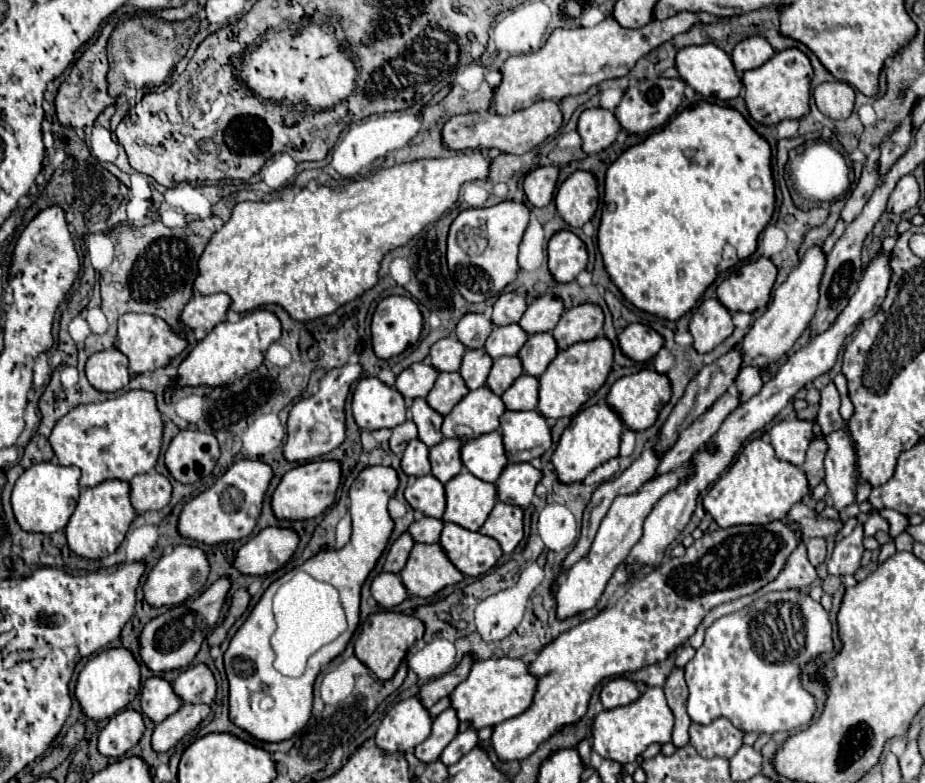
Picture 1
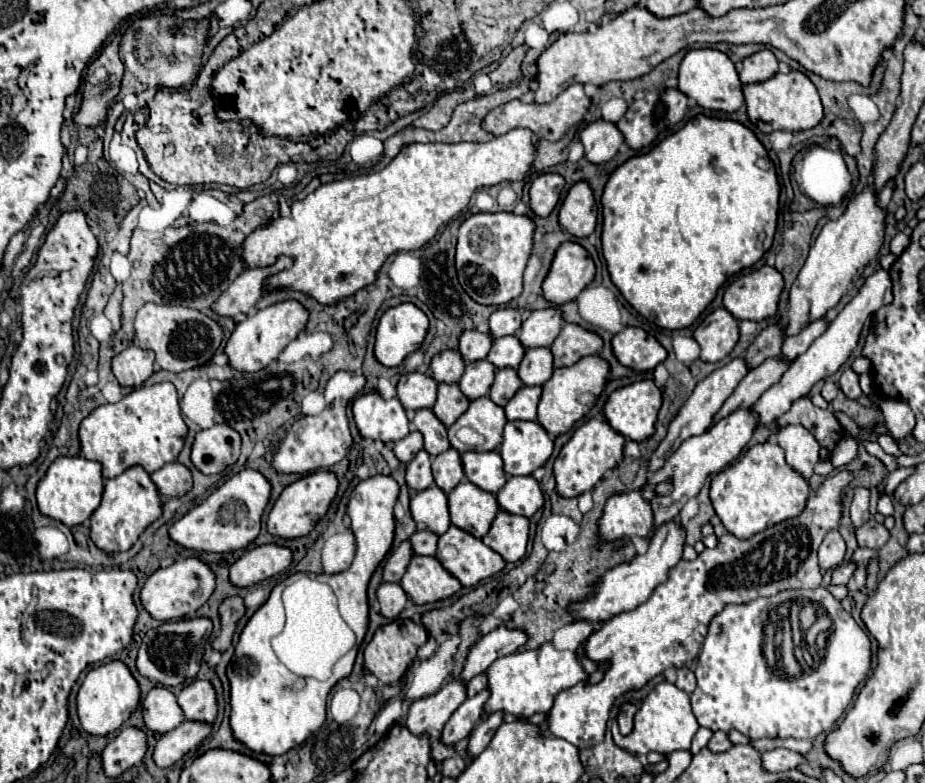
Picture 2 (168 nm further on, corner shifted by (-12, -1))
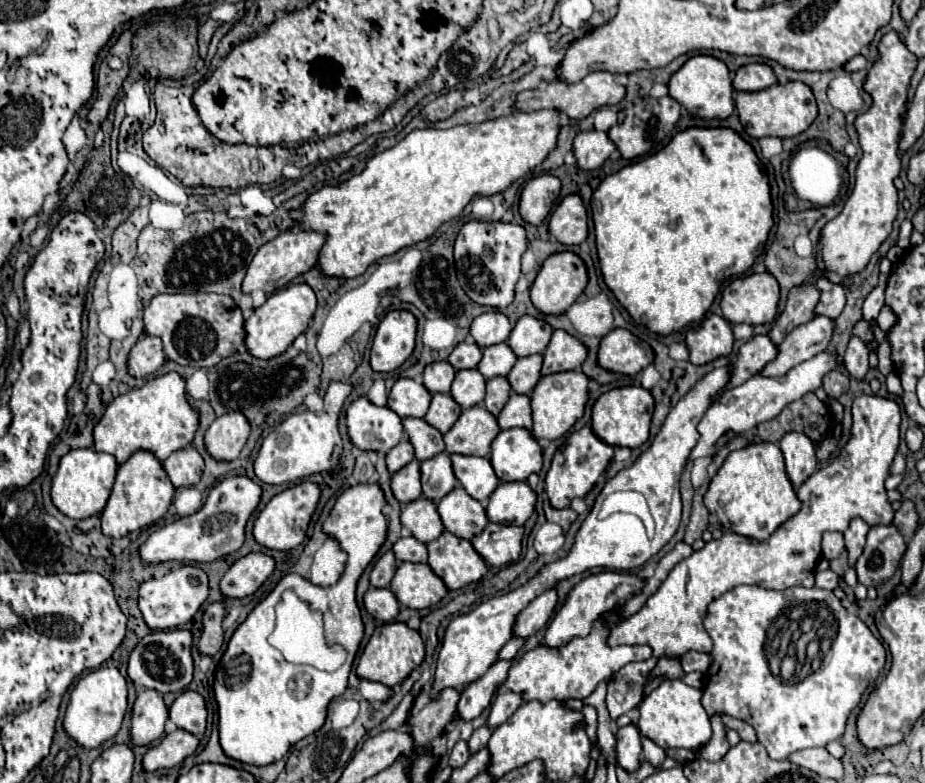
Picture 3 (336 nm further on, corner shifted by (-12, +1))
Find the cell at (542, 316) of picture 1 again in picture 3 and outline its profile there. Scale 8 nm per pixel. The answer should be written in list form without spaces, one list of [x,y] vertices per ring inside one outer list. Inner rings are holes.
[[[522,316],[512,328],[506,344],[518,358],[542,354],[550,342],[552,328],[544,320],[536,320],[532,316]]]

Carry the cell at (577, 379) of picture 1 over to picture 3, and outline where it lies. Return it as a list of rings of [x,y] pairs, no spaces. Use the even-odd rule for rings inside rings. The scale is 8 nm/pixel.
[[[564,372],[564,374],[550,374],[540,378],[540,382],[536,384],[536,388],[530,394],[530,402],[532,402],[532,418],[534,418],[534,426],[532,426],[532,436],[536,440],[558,440],[560,436],[564,436],[578,418],[582,418],[584,414],[584,406],[588,400],[588,376],[582,372]]]

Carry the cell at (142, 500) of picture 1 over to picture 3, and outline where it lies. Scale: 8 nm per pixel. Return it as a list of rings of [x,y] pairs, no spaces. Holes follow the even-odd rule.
[[[186,446],[182,450],[176,450],[164,460],[164,470],[168,472],[172,484],[178,486],[194,486],[198,484],[202,470],[204,470],[204,460],[200,452],[194,446]]]

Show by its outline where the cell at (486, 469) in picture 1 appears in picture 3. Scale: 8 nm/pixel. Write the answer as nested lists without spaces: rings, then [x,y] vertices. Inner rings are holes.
[[[450,454],[452,470],[462,488],[478,502],[486,502],[490,494],[498,486],[496,474],[492,474],[492,464],[488,458],[464,456],[464,454]]]

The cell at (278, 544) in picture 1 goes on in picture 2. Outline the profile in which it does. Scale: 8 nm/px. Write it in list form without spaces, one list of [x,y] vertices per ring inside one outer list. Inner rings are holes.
[[[274,542],[248,550],[240,560],[230,566],[230,582],[234,586],[252,586],[292,564],[292,550]]]

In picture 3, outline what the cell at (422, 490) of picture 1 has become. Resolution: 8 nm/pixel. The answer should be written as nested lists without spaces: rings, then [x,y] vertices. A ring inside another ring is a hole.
[[[418,498],[416,502],[406,504],[402,508],[400,520],[402,526],[424,544],[436,540],[444,532],[440,516],[436,514],[436,504],[428,502],[428,498]]]

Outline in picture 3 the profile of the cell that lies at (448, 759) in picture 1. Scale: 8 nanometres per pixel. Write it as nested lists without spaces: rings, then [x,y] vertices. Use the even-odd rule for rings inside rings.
[[[500,690],[492,708],[490,708],[490,718],[488,718],[488,726],[500,726],[502,722],[506,722],[520,706],[524,704],[522,694],[510,692],[510,690]]]

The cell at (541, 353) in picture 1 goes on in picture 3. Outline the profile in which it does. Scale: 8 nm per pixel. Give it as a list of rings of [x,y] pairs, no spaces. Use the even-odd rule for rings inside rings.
[[[534,354],[528,358],[518,358],[514,368],[506,376],[512,392],[530,394],[534,390],[536,382],[540,380],[540,362],[542,362],[540,354]]]

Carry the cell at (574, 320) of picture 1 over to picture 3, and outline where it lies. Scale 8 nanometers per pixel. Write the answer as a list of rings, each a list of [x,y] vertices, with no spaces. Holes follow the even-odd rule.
[[[554,330],[550,344],[544,352],[544,364],[540,374],[556,374],[556,372],[568,372],[568,370],[580,370],[582,362],[586,360],[586,348],[580,340],[566,334],[564,330]]]

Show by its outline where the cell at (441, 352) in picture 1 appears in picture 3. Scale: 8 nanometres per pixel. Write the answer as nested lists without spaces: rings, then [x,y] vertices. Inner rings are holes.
[[[446,360],[442,362],[432,362],[426,366],[424,370],[424,386],[428,388],[430,394],[436,394],[436,392],[450,392],[450,384],[452,384],[452,378],[454,378],[454,370],[452,366],[448,366]]]

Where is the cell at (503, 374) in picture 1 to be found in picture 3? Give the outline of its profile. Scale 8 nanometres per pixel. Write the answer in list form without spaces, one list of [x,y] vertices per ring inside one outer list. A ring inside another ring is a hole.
[[[492,378],[486,382],[486,398],[484,398],[484,408],[498,416],[504,408],[504,404],[510,398],[510,386],[506,378]]]

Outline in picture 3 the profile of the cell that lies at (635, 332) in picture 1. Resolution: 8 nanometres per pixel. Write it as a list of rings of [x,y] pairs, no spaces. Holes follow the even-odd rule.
[[[614,328],[600,340],[598,366],[608,372],[634,376],[652,362],[652,350],[628,330]]]

